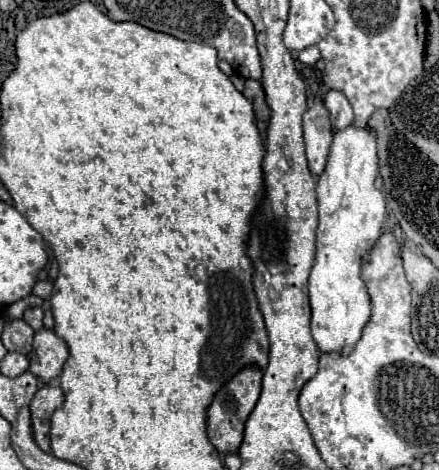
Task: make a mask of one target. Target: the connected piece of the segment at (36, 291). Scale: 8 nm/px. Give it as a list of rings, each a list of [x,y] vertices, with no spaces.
[[[47,279],[38,281],[34,286],[32,293],[34,295],[41,297],[44,300],[47,300],[50,298],[52,290],[53,290],[53,282]]]

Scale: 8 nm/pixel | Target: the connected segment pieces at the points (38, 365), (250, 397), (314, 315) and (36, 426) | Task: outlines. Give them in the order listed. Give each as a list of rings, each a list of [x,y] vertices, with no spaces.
[[[41,329],[35,333],[29,371],[43,383],[49,383],[51,379],[59,377],[67,357],[69,357],[67,343],[59,335],[55,335],[55,331]]]
[[[245,365],[235,373],[213,397],[211,405],[207,407],[207,435],[213,447],[221,453],[237,453],[243,441],[243,429],[249,413],[253,411],[259,395],[261,395],[261,375],[263,371],[253,365]]]
[[[349,125],[335,133],[325,171],[317,177],[317,259],[309,277],[311,333],[323,353],[337,351],[347,355],[371,319],[373,305],[361,279],[361,265],[381,237],[387,215],[385,197],[373,185],[377,171],[375,135],[367,127],[357,129]]]
[[[53,385],[41,387],[35,393],[35,397],[31,399],[33,439],[45,453],[51,453],[51,445],[49,445],[51,415],[61,403],[63,403],[63,391],[61,391],[61,387],[53,387]]]

